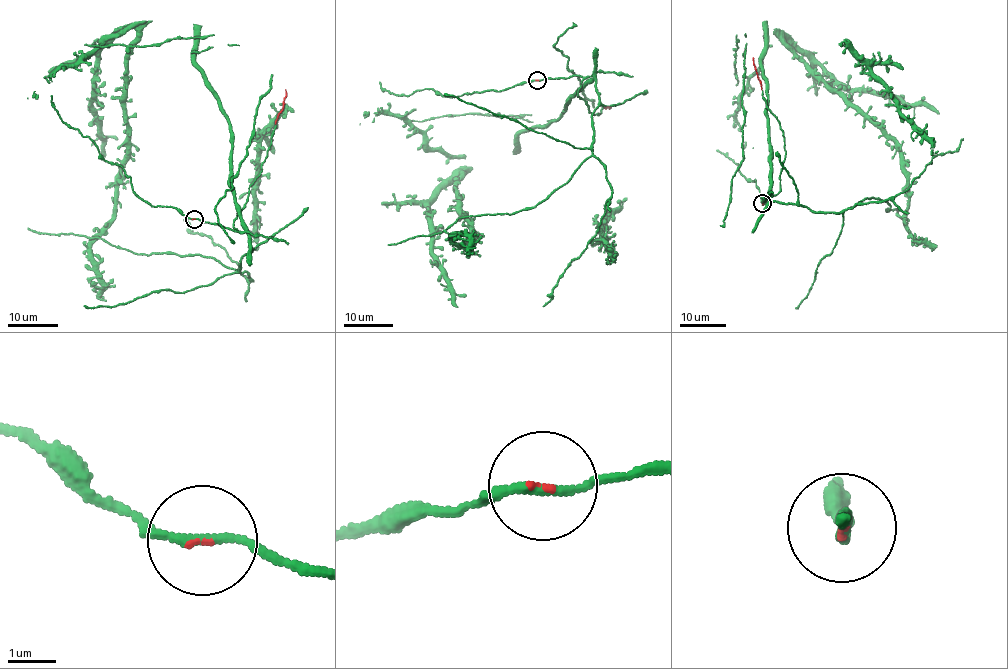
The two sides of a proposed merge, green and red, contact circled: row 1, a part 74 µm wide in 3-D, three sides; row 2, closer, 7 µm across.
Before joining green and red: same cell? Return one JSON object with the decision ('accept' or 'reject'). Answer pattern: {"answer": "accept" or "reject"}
{"answer": "accept"}

